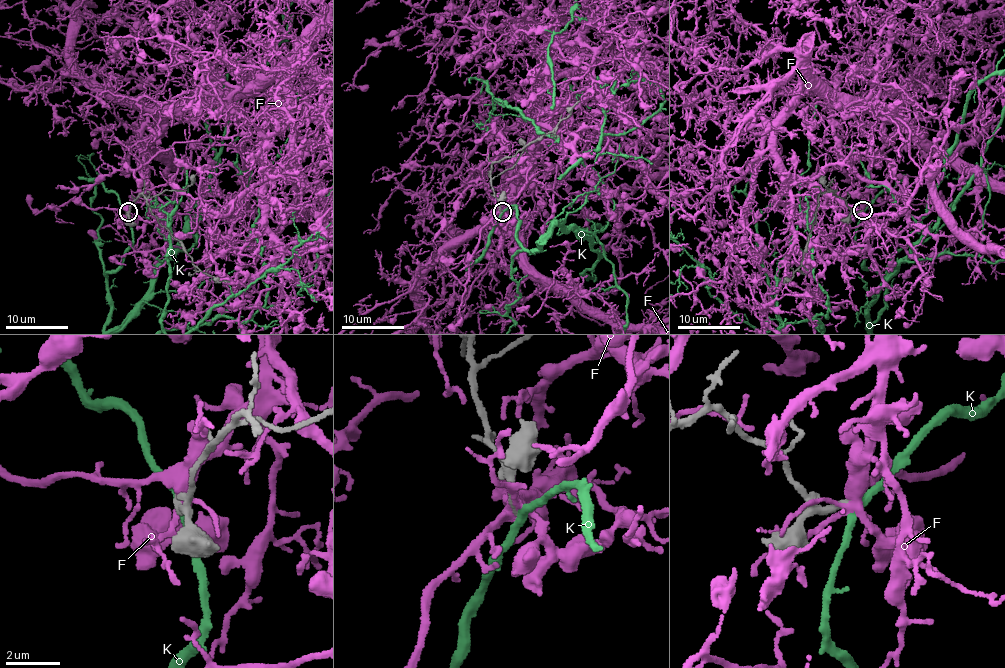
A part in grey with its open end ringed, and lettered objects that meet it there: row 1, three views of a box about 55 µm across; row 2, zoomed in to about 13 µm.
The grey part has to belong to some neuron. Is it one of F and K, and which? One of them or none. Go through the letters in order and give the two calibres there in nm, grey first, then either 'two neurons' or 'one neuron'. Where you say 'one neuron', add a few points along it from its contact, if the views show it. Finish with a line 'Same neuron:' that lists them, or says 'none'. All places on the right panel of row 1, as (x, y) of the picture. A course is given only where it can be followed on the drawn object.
F: calibres 320 and 320 nm; two neurons
K: calibres 280 and 280 nm; two neurons
Same neuron: none

